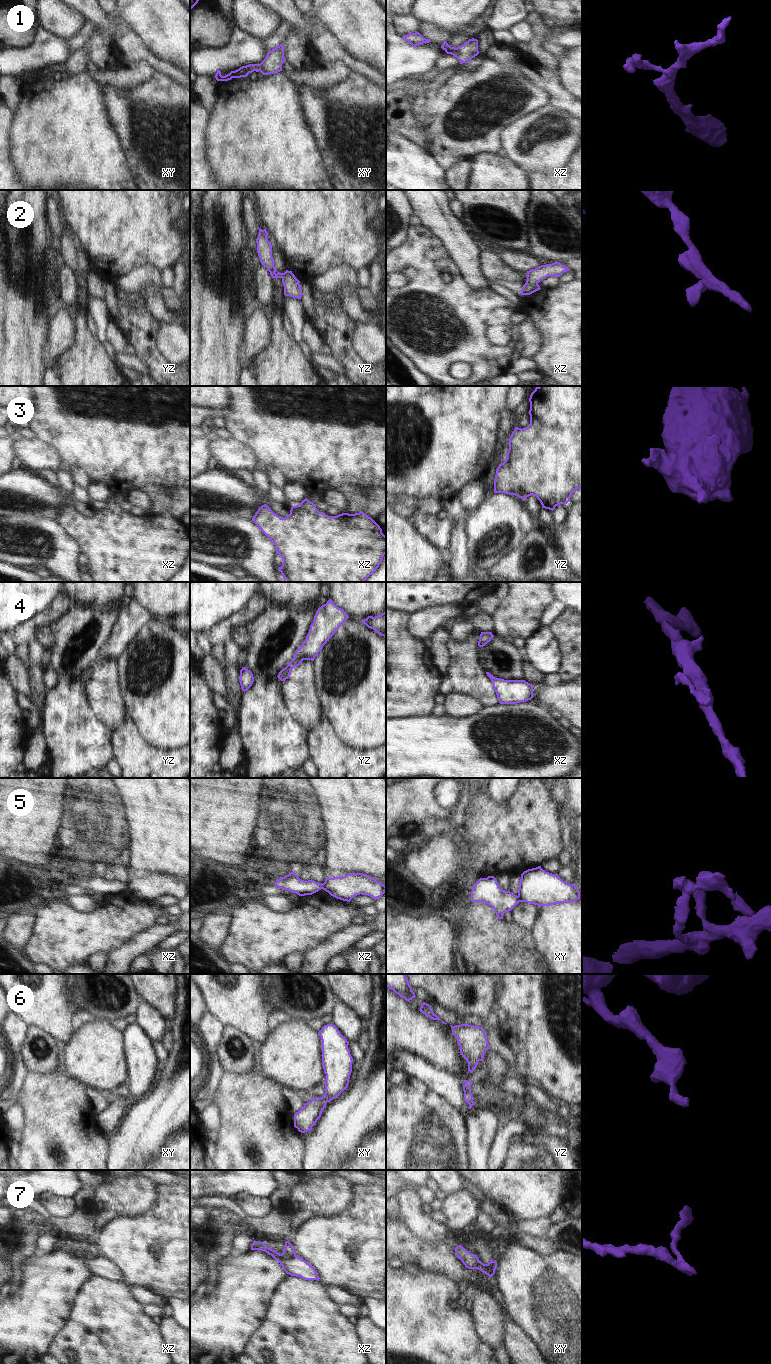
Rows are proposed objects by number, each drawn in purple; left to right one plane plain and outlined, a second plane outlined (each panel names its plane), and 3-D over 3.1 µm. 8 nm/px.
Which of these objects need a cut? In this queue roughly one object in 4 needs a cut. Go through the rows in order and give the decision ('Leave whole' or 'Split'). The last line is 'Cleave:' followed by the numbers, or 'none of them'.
1: Leave whole
2: Leave whole
3: Leave whole
4: Leave whole
5: Split
6: Leave whole
7: Split
Cleave: 5, 7

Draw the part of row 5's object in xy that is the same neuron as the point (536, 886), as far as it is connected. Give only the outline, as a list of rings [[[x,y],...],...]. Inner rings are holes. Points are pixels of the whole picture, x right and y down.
[[[538,866],[521,874],[518,897],[521,902],[540,906],[575,902],[580,891],[557,876]]]

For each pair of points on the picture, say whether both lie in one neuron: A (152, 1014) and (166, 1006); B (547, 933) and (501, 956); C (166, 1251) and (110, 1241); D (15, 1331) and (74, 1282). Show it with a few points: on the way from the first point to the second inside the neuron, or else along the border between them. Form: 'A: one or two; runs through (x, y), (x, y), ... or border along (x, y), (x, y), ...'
A: two; border along (142, 1000), (151, 1004), (164, 1018)
B: two; border along (529, 931), (534, 937), (534, 947), (543, 960)
C: one; runs through (153, 1244), (124, 1241)
D: one; runs through (30, 1316), (59, 1287)

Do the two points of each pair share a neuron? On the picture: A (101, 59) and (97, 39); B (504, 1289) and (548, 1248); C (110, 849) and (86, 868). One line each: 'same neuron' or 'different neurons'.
A: same neuron
B: different neurons
C: same neuron

